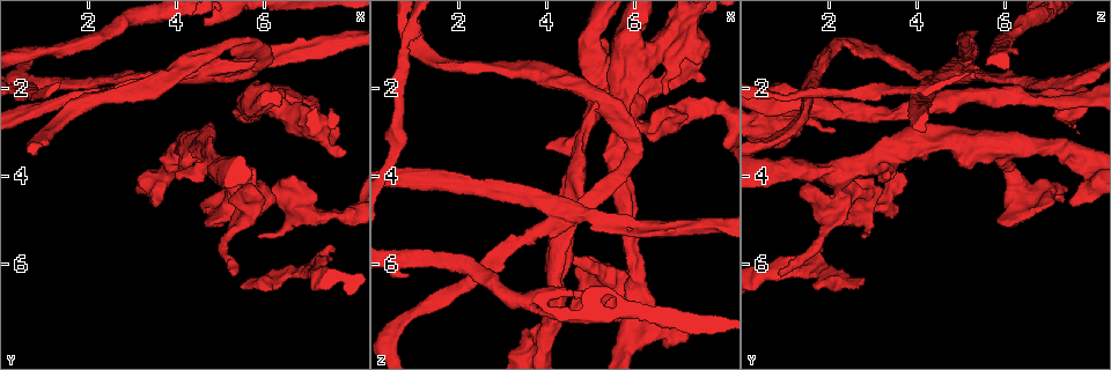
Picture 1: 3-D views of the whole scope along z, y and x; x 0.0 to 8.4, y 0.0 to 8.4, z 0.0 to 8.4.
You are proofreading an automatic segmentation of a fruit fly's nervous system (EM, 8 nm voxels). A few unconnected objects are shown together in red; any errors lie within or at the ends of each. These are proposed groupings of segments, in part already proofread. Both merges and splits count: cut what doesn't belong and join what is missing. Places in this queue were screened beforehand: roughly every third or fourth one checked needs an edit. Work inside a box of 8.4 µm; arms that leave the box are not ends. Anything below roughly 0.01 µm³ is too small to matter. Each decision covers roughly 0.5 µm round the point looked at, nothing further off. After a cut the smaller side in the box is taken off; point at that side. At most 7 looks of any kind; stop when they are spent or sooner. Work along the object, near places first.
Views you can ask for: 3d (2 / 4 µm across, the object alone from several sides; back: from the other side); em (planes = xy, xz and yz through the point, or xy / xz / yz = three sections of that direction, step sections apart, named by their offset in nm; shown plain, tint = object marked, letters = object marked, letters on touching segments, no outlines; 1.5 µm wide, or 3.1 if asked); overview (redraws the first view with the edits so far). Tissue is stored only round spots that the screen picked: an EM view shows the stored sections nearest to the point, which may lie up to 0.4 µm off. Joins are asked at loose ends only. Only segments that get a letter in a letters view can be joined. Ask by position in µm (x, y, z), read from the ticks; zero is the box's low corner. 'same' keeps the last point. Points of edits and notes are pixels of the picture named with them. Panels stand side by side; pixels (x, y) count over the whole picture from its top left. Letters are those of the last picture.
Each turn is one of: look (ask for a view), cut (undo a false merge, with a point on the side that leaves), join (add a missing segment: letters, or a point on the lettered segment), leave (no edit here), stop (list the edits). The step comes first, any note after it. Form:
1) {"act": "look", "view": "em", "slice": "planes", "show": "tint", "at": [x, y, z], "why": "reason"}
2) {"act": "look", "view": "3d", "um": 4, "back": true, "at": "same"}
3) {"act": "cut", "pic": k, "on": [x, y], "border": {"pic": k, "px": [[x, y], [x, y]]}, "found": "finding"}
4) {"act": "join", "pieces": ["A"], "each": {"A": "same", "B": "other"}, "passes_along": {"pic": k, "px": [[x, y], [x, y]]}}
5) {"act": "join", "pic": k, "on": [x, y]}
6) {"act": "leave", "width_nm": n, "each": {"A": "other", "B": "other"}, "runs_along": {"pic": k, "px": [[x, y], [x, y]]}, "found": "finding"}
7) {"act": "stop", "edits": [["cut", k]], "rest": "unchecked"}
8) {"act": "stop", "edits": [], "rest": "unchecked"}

{"act": "look", "view": "em", "slice": "xy", "step": 4, "show": "tint", "at": [7.40, 5.85, 1.10], "why": "branch stops here"}

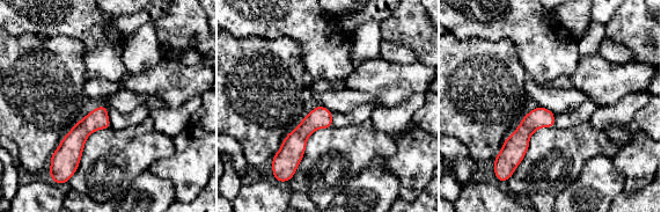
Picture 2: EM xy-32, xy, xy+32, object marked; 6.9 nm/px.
{"act": "look", "view": "em", "slice": "planes", "show": "tint", "at": "same"}

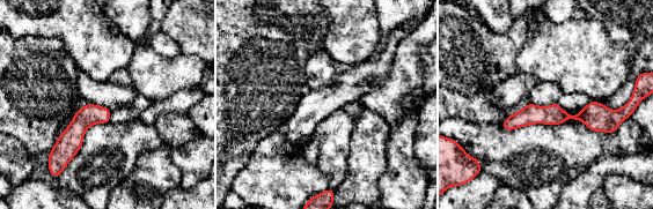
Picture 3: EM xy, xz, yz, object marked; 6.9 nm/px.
{"act": "look", "view": "em", "slice": "planes", "show": "letters", "at": "same"}

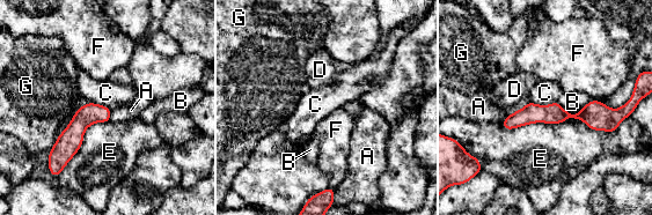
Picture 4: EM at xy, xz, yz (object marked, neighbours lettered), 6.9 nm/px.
{"act": "leave", "longest_contact_nm": ["E", 900], "each": {"A": "other", "B": "other", "C": "other", "D": "other", "E": "other", "F": "other", "G": "other"}, "runs_along": {"pic": 4, "px": [[629, 111], [527, 115], [505, 124]]}, "found": "none of them fits"}

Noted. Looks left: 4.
{"act": "look", "view": "em", "slice": "xz", "step": 8, "show": "letters", "at": [5.25, 6.20, 0.90], "why": "branch stops here"}

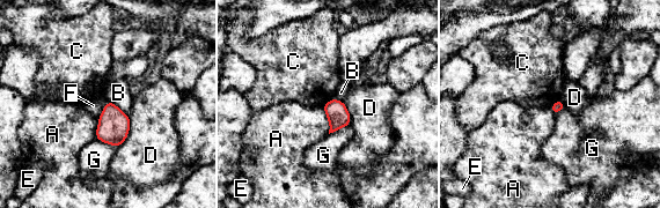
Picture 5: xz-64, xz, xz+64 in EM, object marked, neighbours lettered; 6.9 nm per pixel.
{"act": "leave", "each": {"A": "other", "B": "other", "C": "other", "D": "other", "E": "other", "F": "other", "G": "other"}, "border": {"pic": 5, "px": [[560, 98], [549, 108]]}, "found": "no lettered segment goes on from it"}

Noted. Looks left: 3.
{"act": "look", "view": "3d", "um": 2, "at": [3.50, 4.65, 7.60], "why": "branch stops here"}

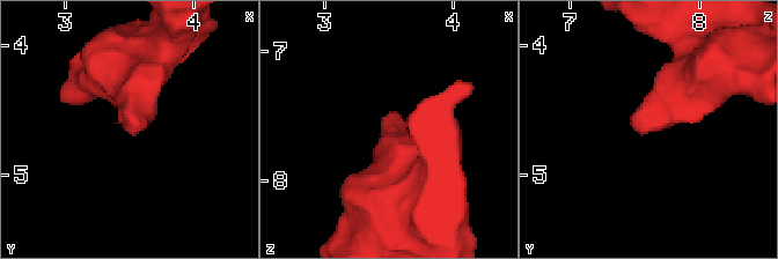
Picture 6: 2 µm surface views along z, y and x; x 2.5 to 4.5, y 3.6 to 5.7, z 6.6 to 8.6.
{"act": "look", "view": "em", "slice": "planes", "show": "letters", "at": [3.46, 4.66, 7.54], "why": "now the EM"}

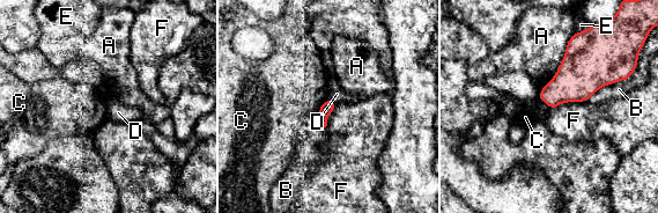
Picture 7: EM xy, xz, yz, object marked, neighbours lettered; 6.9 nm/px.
{"act": "leave", "each": {"A": "other", "B": "other", "C": "other", "D": "other", "E": "other", "F": "other"}, "border": {"pic": 7, "px": [[326, 98], [317, 109]]}, "found": "none of them fits"}

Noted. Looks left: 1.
{"act": "stop", "edits": [], "rest": "unchecked"}

